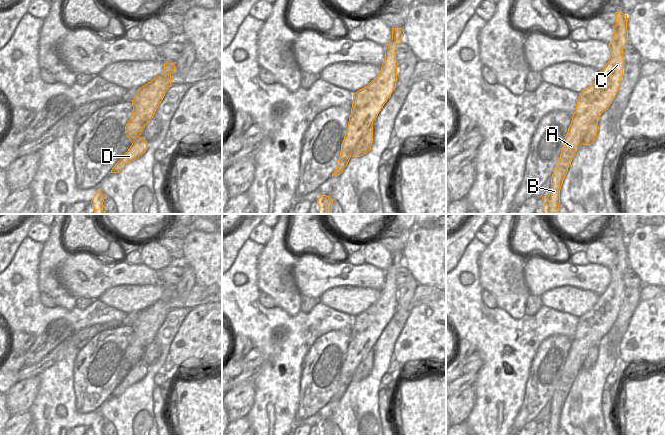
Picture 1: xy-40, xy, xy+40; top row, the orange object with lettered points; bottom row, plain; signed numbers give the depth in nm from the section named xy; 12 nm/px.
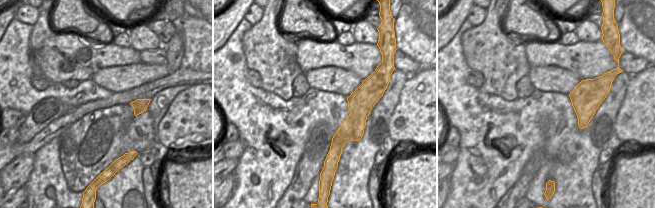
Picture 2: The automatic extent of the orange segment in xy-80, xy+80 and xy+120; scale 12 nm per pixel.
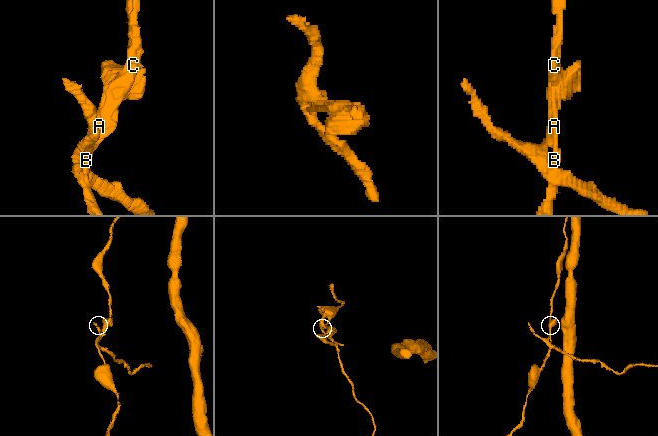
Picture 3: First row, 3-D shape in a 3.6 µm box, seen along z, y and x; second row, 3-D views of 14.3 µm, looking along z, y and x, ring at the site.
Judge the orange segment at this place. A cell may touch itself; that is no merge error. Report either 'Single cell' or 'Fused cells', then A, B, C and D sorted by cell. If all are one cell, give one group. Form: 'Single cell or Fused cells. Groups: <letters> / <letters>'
Fused cells. Groups: A B C / D

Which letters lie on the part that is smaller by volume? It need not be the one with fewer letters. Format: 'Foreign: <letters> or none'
Foreign: D

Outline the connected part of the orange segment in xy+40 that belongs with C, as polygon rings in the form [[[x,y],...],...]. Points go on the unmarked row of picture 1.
[[[615,236],[615,238],[616,248],[612,250],[614,261],[609,267],[611,280],[593,308],[579,317],[576,334],[551,400],[551,412],[548,419],[551,424],[549,435],[559,434],[560,414],[568,392],[578,372],[583,368],[591,348],[599,345],[601,338],[608,334],[619,314],[625,288],[623,271],[628,267],[628,254],[627,239],[622,236]]]

